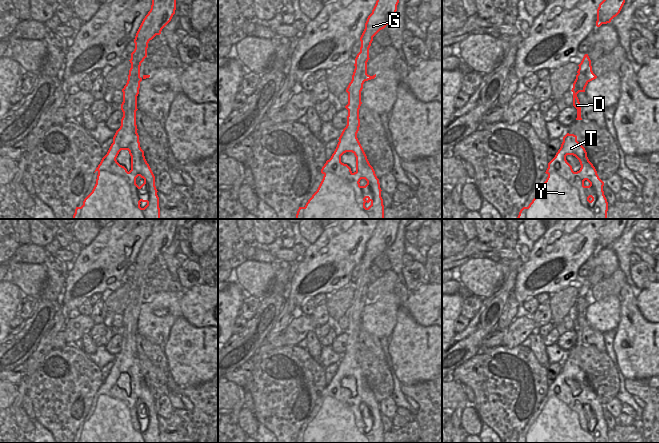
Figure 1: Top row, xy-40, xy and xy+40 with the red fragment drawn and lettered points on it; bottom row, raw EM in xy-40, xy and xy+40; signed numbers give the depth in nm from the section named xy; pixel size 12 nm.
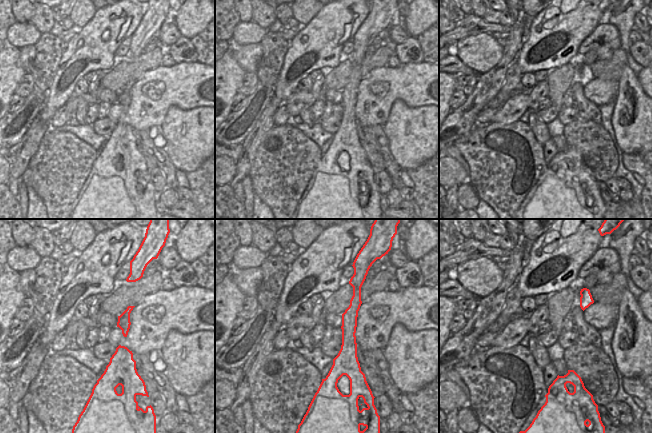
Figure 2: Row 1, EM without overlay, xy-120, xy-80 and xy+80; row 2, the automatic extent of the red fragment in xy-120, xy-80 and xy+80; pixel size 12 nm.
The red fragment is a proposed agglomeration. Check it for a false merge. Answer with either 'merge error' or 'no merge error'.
no merge error

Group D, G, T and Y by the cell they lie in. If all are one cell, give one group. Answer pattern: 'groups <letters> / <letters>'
groups D G T Y

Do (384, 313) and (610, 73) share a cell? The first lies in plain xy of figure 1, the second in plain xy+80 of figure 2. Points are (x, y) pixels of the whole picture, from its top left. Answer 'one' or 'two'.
two

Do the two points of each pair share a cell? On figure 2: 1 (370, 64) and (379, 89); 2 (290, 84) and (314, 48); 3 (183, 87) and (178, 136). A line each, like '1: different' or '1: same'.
1: different
2: same
3: different

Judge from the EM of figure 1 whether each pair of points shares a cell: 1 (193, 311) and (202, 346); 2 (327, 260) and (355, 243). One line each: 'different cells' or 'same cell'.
1: different cells
2: same cell

